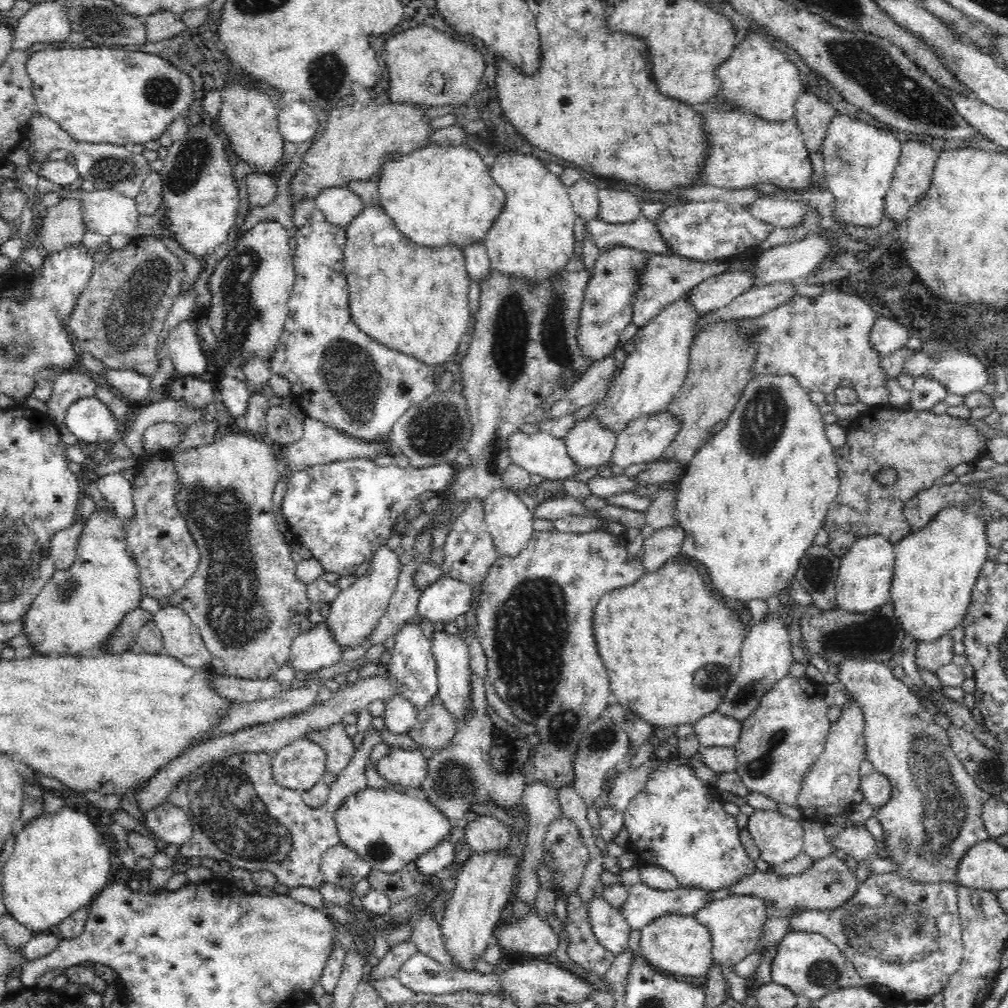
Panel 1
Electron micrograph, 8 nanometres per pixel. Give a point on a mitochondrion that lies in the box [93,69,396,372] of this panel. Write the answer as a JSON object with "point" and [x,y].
{"point":[127,320]}

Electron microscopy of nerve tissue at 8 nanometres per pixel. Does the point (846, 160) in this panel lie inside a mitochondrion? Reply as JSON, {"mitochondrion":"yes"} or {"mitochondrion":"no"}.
{"mitochondrion":"yes"}

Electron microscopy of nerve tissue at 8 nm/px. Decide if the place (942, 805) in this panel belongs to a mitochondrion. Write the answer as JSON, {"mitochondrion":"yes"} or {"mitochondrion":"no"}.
{"mitochondrion":"yes"}

